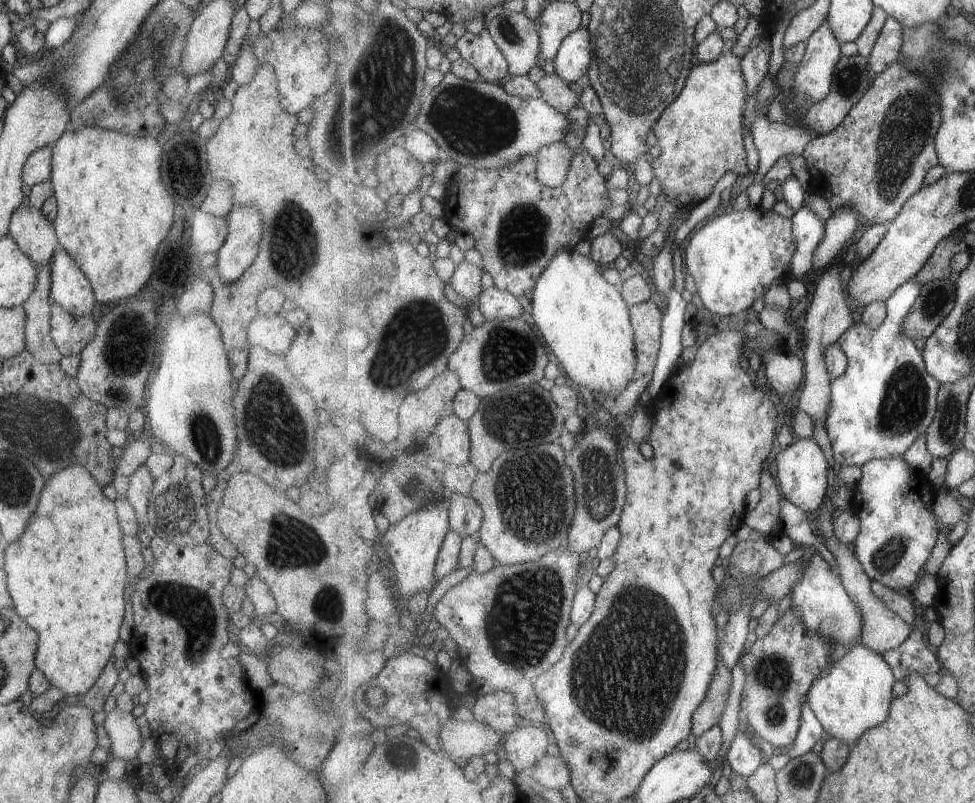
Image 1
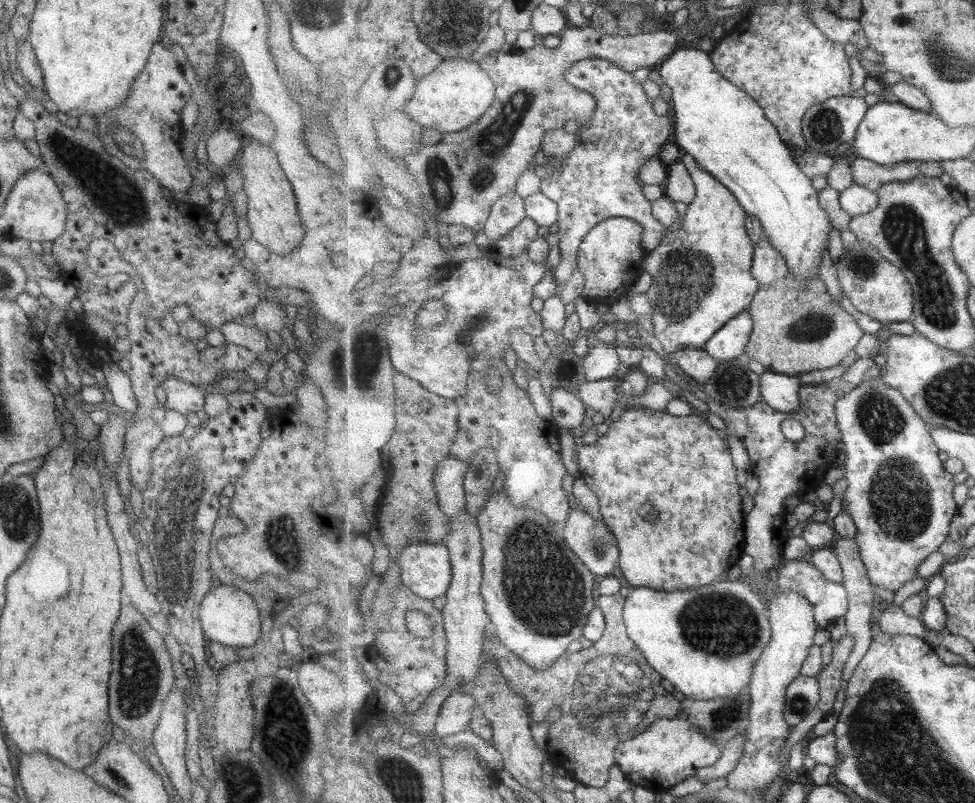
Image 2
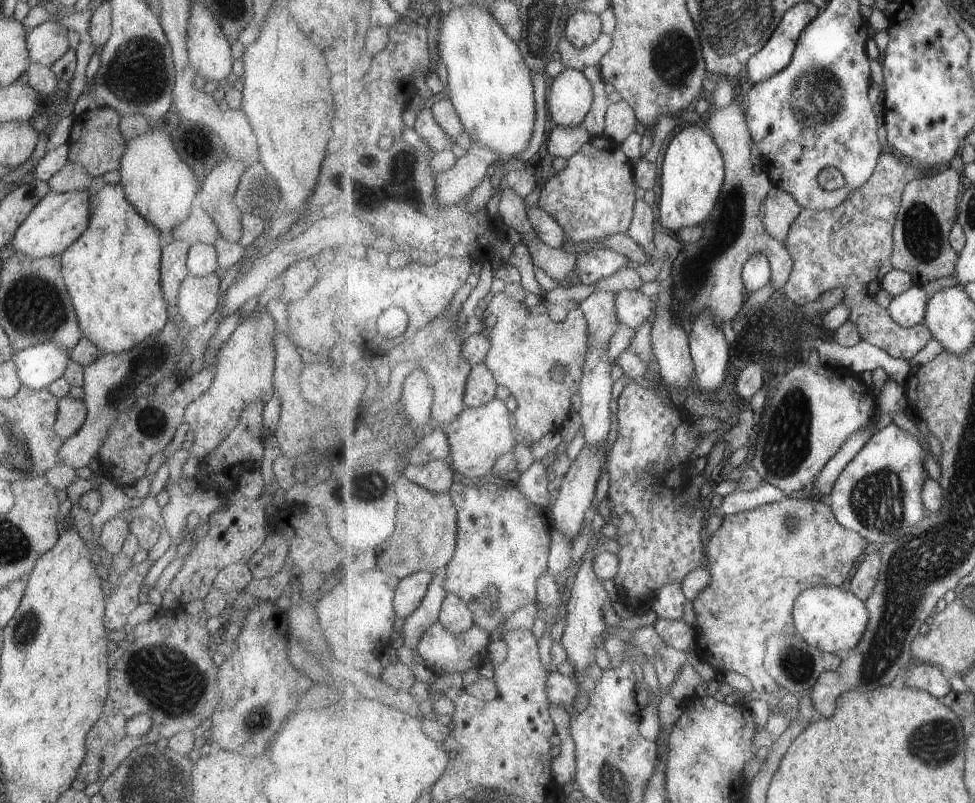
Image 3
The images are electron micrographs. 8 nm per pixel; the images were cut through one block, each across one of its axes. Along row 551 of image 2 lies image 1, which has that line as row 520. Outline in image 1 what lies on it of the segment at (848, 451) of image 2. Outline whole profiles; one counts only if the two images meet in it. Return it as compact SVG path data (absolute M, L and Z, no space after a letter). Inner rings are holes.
M903 456L871 460L862 466L863 474L855 490L855 506L861 519L861 532L853 550L869 578L895 590L909 593L923 576L927 560L939 540L938 516L933 510L937 491L920 472L915 472Z

